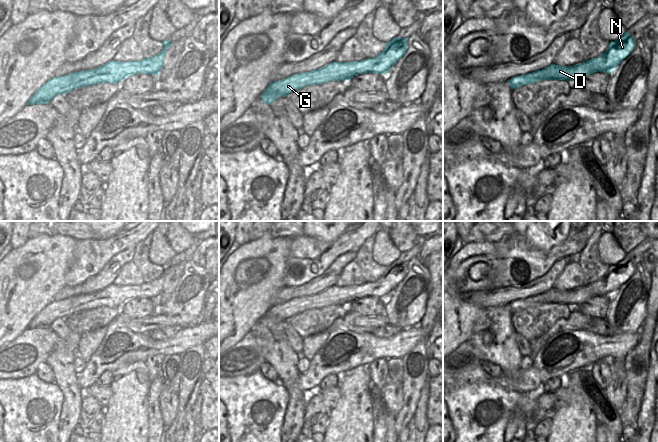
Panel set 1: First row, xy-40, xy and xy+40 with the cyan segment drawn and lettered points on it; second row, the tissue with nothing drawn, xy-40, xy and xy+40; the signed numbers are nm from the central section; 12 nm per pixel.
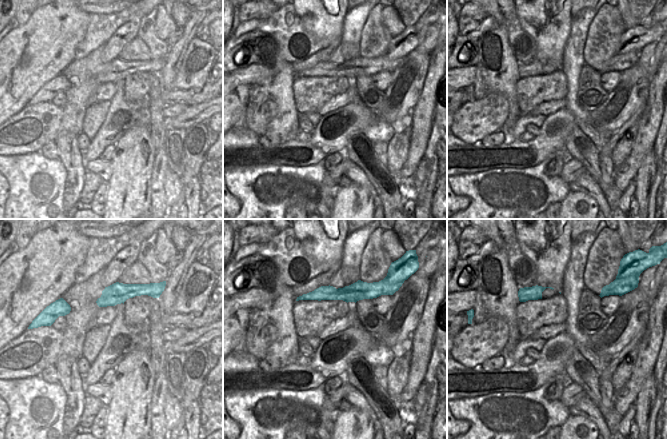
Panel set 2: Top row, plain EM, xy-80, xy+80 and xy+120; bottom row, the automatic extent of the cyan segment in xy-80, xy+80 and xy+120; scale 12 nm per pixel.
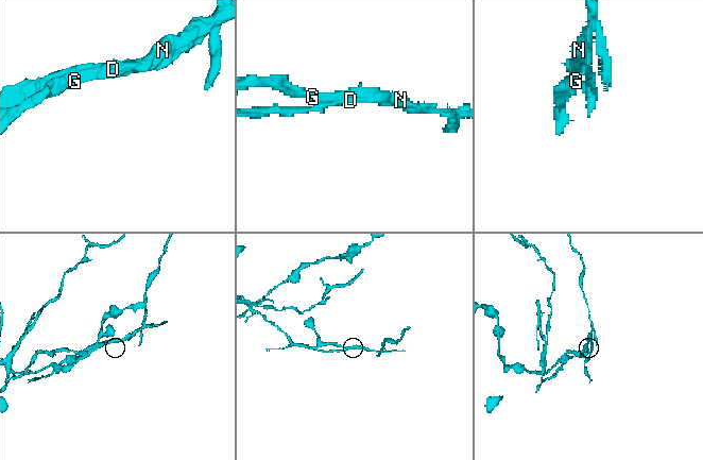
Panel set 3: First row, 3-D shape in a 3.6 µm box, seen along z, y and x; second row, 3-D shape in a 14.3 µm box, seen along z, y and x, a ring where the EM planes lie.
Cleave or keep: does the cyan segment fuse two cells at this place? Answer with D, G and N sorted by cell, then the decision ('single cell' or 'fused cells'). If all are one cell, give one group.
groups D / G N; fused cells

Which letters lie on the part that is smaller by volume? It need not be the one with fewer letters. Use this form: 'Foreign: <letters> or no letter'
Foreign: D

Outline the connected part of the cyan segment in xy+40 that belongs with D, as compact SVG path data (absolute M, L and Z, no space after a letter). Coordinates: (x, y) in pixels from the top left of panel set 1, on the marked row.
M611 61L605 69L602 68L589 68L587 69L583 63L576 64L572 68L557 68L556 66L548 66L542 70L537 70L534 77L538 77L539 80L567 80L567 81L579 81L583 77L596 72L612 73L619 64L616 61Z

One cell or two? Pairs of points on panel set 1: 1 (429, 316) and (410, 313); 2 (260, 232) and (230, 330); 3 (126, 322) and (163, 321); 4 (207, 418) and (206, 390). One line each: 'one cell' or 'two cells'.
1: two cells
2: two cells
3: one cell
4: one cell

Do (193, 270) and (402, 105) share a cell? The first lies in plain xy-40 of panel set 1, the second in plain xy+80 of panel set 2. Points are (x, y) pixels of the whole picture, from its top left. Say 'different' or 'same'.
same

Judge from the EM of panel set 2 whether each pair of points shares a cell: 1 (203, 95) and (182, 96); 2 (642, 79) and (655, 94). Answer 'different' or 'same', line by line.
1: same
2: different

